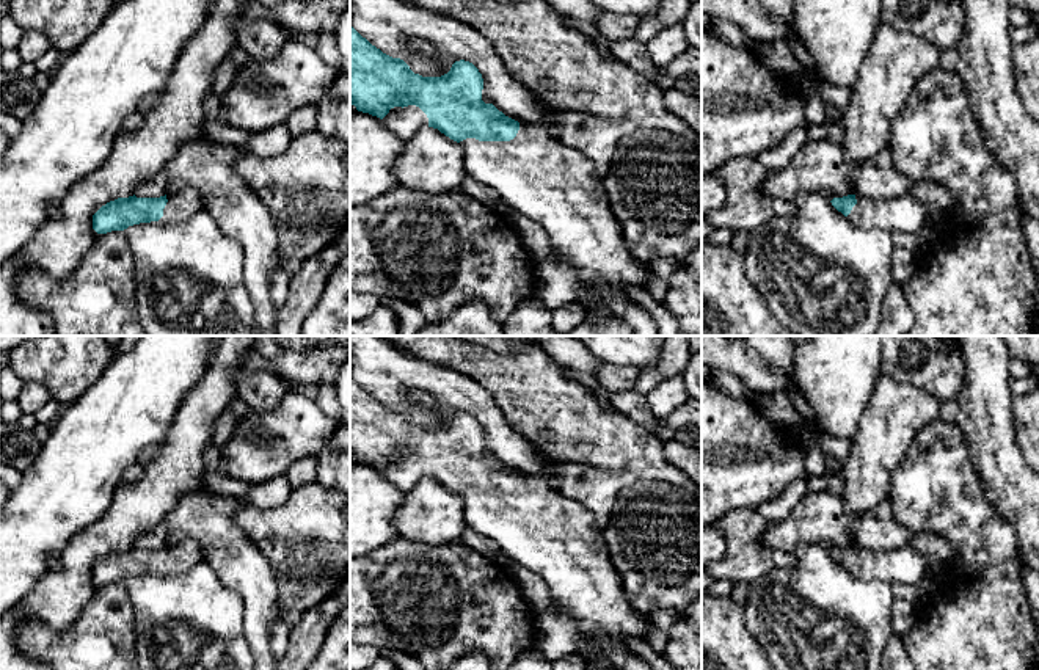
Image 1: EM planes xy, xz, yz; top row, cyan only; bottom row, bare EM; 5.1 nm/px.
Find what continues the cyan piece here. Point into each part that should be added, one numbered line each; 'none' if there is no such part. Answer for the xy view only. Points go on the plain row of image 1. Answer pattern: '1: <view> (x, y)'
1: xy (181, 557)

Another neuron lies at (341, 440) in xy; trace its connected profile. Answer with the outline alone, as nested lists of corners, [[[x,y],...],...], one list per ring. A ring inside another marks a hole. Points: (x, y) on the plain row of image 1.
[[[339,424],[339,427],[330,442],[337,450],[350,452],[350,425]]]

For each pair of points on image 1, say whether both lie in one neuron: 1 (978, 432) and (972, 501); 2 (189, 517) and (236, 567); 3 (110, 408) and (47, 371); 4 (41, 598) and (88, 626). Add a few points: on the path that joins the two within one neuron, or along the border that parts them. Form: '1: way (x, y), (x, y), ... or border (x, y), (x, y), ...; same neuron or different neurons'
1: border (964, 435), (970, 462), (984, 495), (992, 502); different neurons
2: way (201, 529), (226, 554); same neuron
3: border (107, 363), (101, 375), (65, 407); different neurons
4: border (96, 587), (68, 628), (52, 629), (40, 622); different neurons

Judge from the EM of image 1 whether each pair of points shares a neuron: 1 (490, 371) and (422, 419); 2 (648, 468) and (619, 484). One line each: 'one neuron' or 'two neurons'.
1: two neurons
2: two neurons

